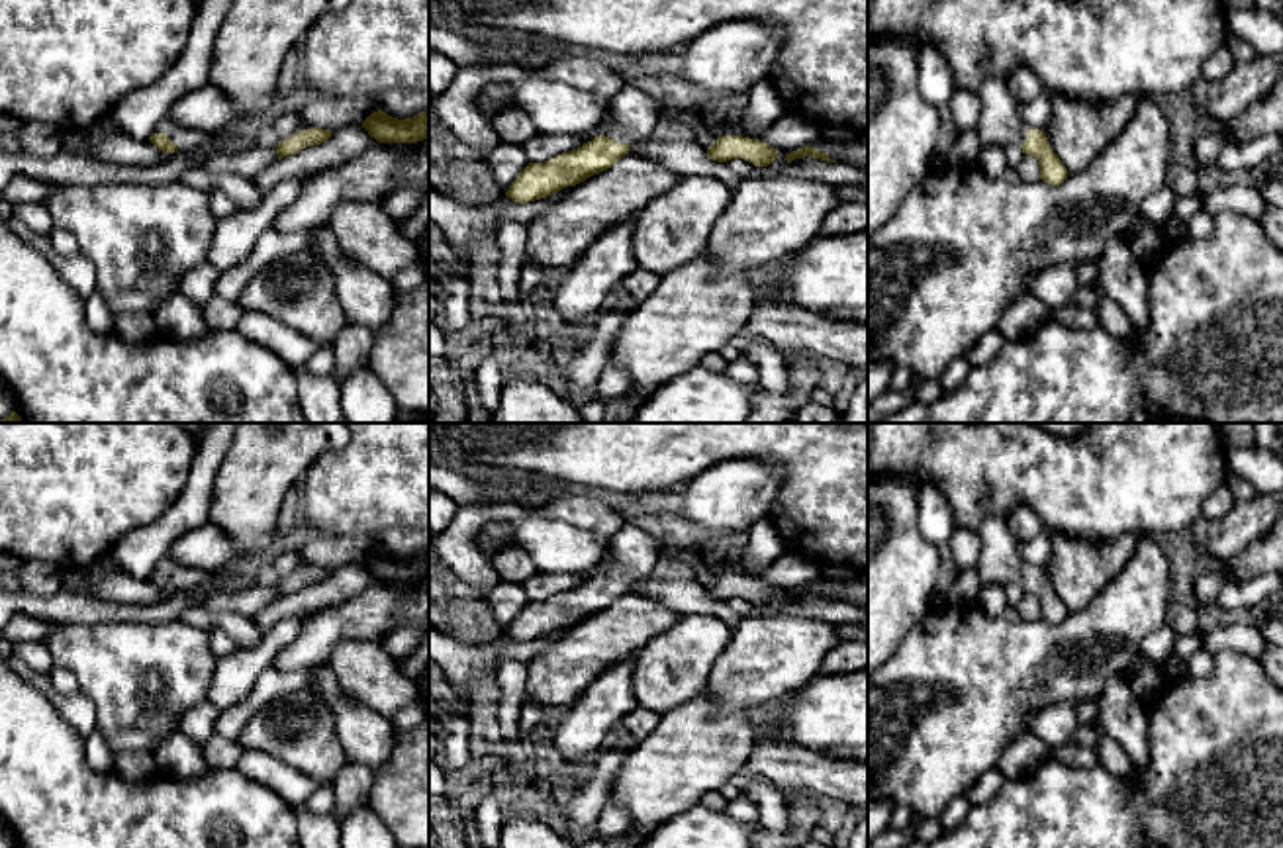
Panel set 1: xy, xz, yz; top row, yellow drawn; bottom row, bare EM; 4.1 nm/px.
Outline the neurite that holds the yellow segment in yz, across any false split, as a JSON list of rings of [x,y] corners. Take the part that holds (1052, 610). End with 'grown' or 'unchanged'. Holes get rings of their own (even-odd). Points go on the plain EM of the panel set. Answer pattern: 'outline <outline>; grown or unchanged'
outline [[[997,515],[985,517],[977,533],[981,539],[981,554],[975,564],[975,574],[981,588],[1007,588],[1009,584],[1017,584],[1024,593],[1038,597],[1040,617],[1044,621],[1060,625],[1069,611],[1052,589],[1046,572],[1024,564],[1007,519]]]; grown

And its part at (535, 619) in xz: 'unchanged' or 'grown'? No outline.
grown

